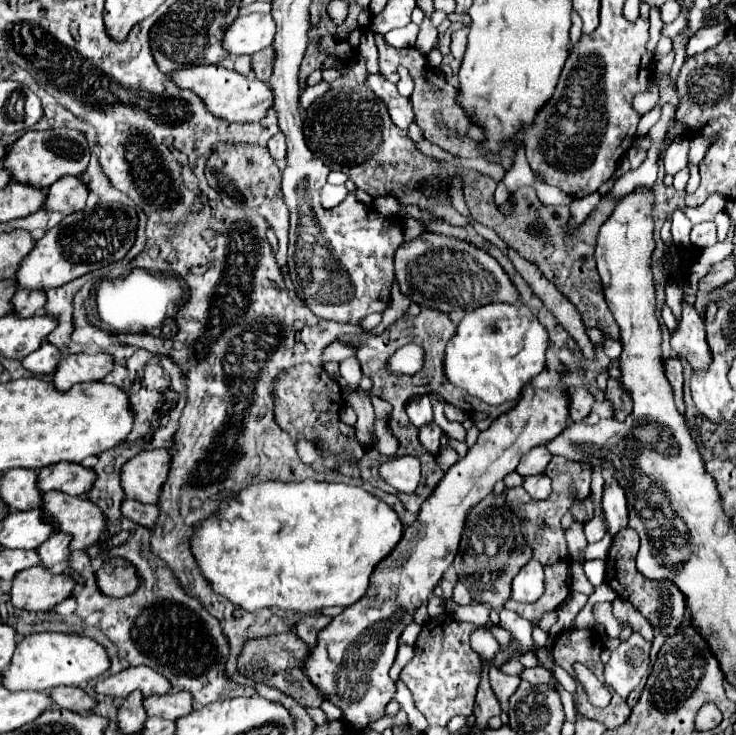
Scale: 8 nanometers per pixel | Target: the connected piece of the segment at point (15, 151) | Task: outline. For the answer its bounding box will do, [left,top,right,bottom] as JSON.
[4,129,90,189]

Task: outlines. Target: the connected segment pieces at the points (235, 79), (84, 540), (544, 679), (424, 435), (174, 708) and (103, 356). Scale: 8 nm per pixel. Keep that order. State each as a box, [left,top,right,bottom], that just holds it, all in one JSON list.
[[172,65,274,123],[44,491,106,549],[520,667,558,689],[418,423,442,457],[144,691,194,719],[54,353,114,389]]

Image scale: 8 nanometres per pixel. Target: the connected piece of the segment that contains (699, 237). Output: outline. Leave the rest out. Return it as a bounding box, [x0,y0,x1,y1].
[690,223,718,247]

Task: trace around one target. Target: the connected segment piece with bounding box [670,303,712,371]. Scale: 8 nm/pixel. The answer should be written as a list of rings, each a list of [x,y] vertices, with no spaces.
[[[682,303],[682,319],[678,329],[672,333],[670,343],[676,355],[686,359],[694,371],[706,369],[712,363],[712,351],[706,341],[704,319],[700,319],[696,309],[688,307],[686,303]]]

